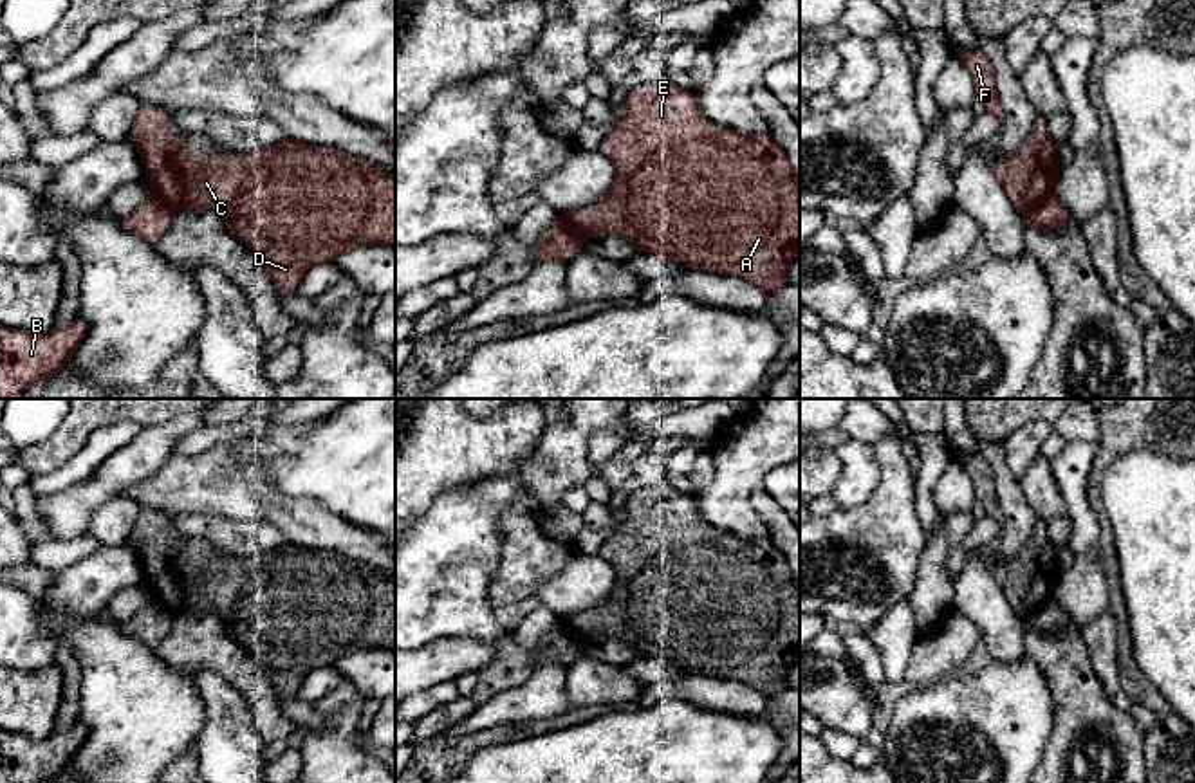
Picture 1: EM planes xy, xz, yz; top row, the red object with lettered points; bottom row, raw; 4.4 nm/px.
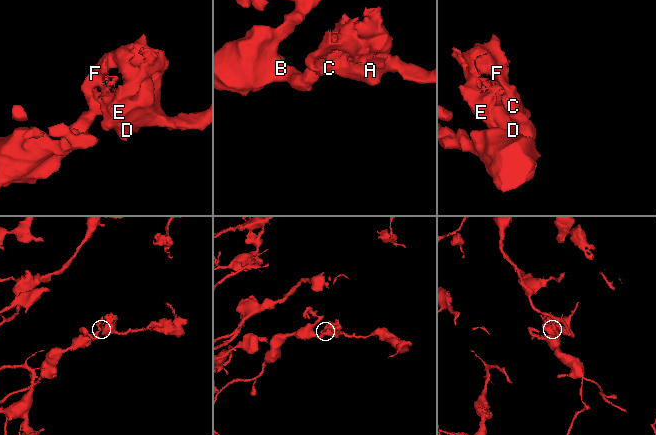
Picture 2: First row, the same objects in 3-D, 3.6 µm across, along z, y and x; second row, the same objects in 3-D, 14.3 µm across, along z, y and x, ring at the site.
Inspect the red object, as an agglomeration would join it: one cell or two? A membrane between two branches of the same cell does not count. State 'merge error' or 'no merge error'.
merge error

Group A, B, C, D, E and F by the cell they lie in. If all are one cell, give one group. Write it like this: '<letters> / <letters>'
A C D E F / B

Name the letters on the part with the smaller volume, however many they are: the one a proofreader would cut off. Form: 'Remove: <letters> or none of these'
Remove: A, C, D, E, F

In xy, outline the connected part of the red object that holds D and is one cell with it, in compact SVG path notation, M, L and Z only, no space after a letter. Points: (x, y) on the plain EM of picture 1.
M141 512L128 536L137 541L135 552L153 601L173 615L190 612L215 613L227 635L264 662L280 702L285 700L289 689L298 689L310 671L334 666L354 651L395 651L395 577L379 576L375 568L350 561L341 554L312 550L287 539L265 554L242 559L188 557L181 552L181 545L168 538L170 530L175 529L166 516Z

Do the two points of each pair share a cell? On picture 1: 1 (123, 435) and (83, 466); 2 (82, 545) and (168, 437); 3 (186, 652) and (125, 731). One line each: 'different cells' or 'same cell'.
1: same cell
2: different cells
3: different cells

